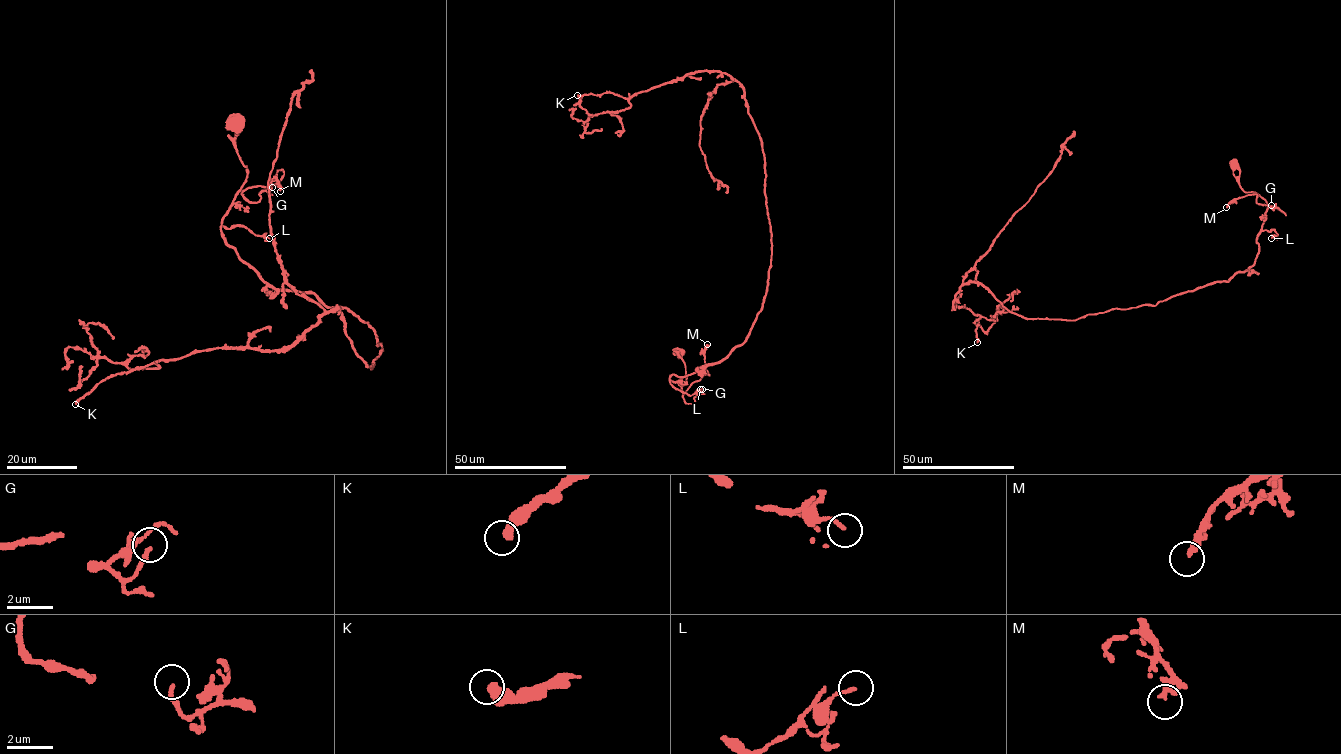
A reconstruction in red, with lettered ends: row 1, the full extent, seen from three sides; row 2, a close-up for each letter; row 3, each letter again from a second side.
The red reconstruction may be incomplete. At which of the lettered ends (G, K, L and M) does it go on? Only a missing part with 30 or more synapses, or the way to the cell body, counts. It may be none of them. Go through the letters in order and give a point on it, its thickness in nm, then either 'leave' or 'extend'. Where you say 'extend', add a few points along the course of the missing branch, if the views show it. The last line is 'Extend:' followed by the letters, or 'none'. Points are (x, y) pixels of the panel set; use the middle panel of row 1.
G: at (702, 389); 180 nm thick; leave
K: at (577, 95); 380 nm thick; leave
L: at (700, 389); 140 nm thick; leave
M: at (707, 344); 190 nm thick; leave
Extend: none

